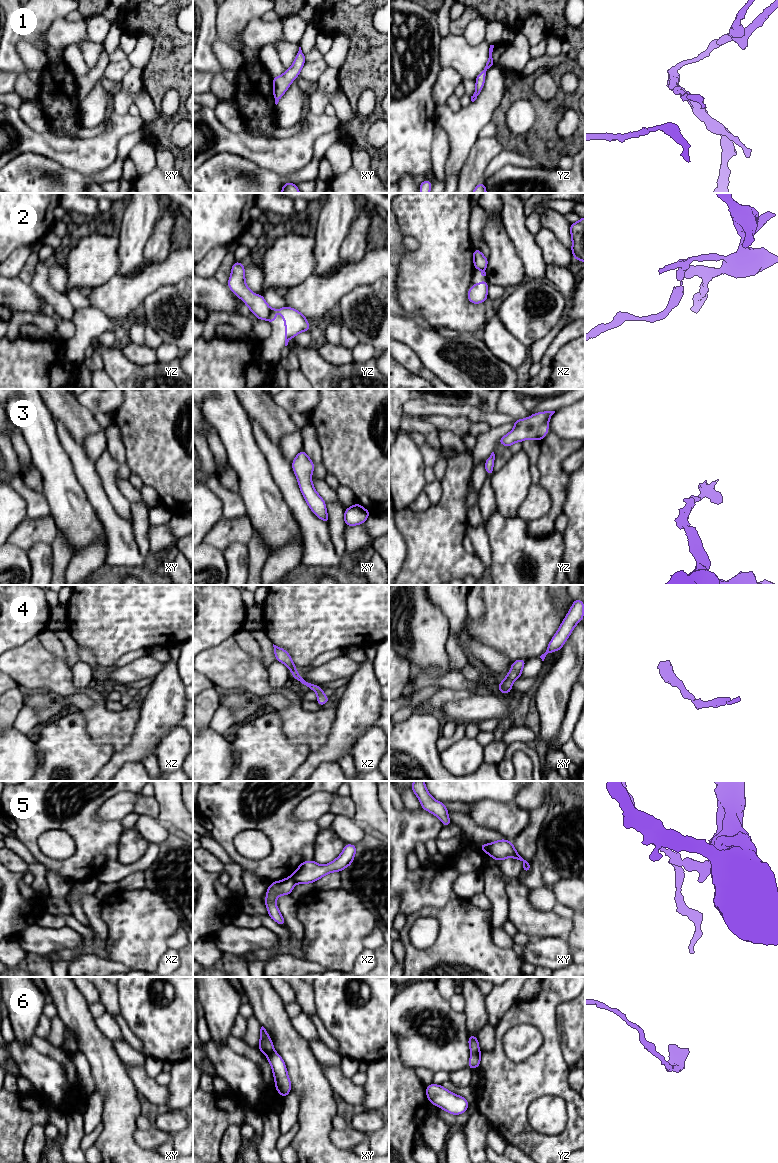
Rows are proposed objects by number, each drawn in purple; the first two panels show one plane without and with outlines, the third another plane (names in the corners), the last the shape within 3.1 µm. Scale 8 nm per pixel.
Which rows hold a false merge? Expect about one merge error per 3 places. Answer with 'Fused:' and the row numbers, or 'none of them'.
Fused: 2, 5, 6

